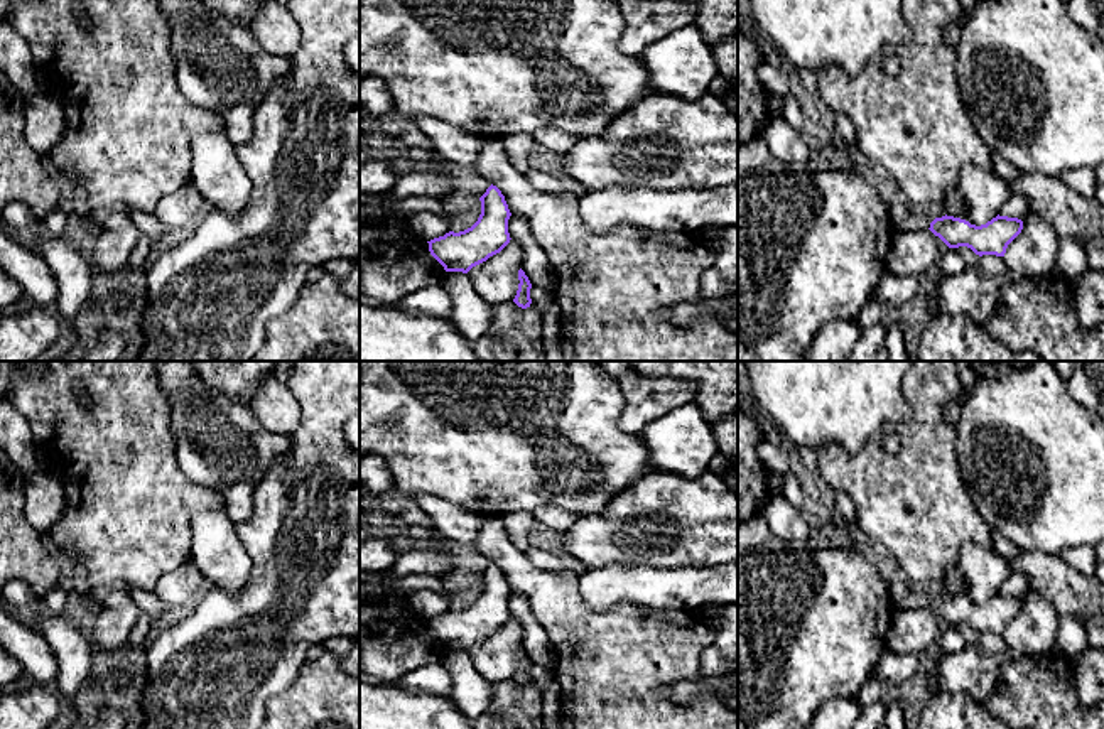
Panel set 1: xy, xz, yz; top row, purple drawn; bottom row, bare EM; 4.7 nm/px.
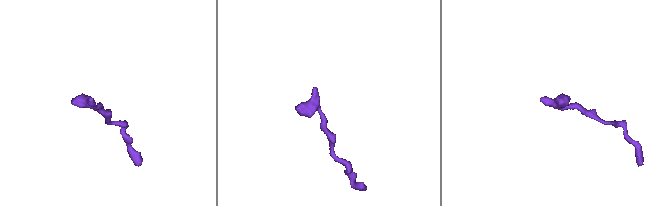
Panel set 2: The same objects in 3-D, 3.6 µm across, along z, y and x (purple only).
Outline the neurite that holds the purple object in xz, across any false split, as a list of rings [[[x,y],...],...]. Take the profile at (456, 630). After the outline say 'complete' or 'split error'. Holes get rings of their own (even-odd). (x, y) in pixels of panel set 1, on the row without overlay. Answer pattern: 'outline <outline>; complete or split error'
outline [[[491,562],[479,579],[481,592],[471,606],[459,611],[449,609],[427,619],[430,633],[446,650],[468,651],[500,631],[511,618],[508,611],[511,591],[501,569]]]; complete

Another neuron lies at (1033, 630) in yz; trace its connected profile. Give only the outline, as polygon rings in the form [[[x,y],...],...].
[[[1035,591],[1021,596],[1021,611],[1008,623],[1004,640],[1018,655],[1042,655],[1057,646],[1058,614],[1055,608]]]

